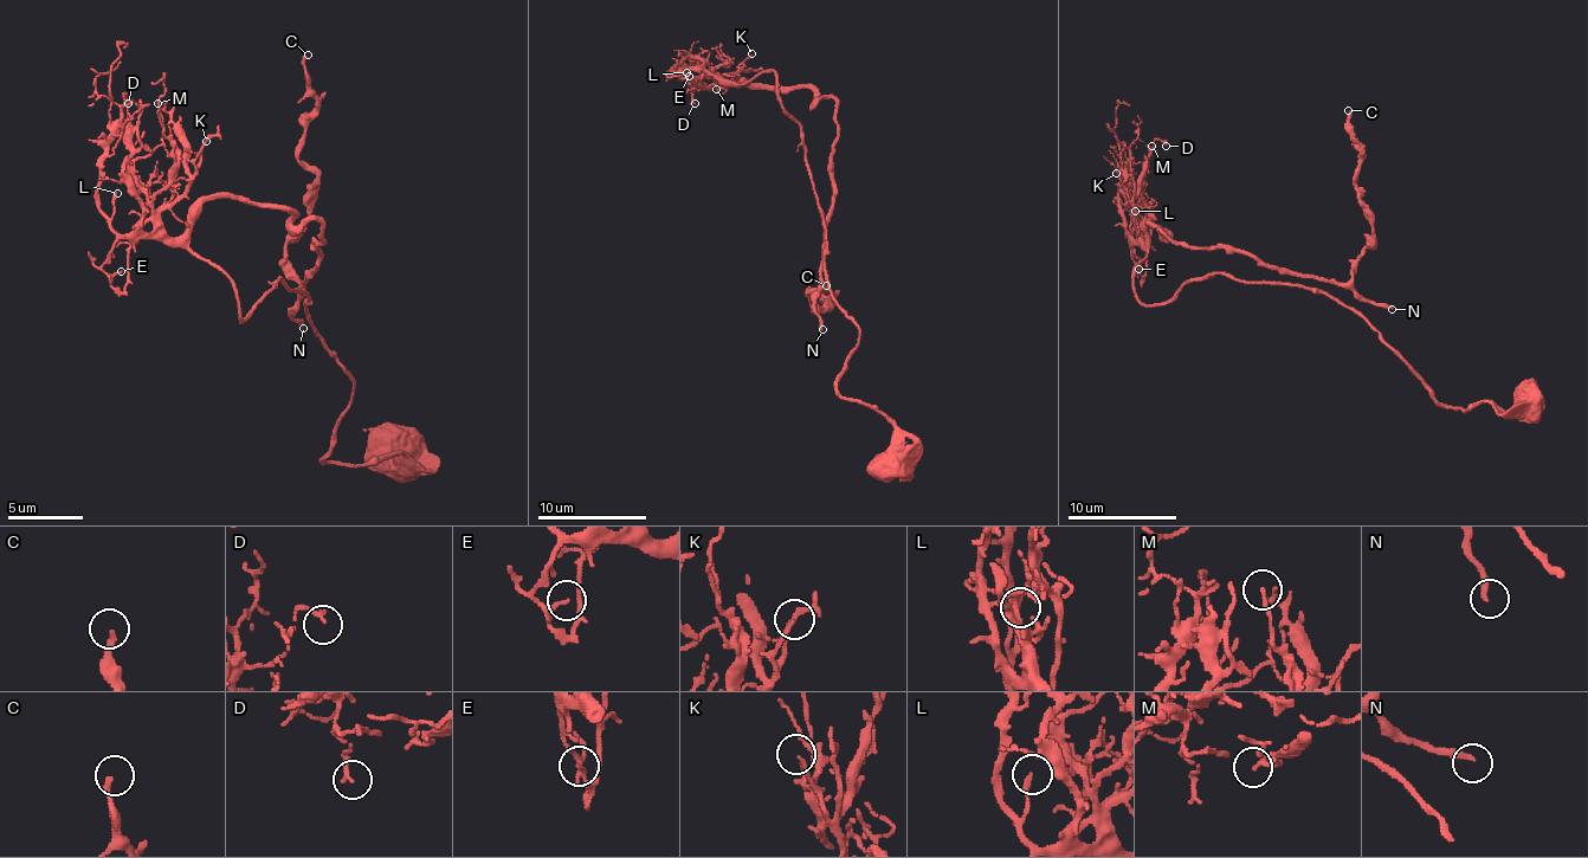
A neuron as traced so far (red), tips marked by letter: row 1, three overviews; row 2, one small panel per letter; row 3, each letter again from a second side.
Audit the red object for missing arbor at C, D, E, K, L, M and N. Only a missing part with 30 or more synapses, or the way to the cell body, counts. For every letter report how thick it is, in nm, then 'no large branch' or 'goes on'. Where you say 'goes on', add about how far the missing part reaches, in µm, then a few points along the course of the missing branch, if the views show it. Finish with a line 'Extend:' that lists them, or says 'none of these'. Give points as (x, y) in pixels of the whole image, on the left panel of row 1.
C: calibre 170 nm; no large branch
D: calibre 150 nm; no large branch
E: calibre 120 nm; no large branch
K: calibre 110 nm; no large branch
L: calibre 190 nm; no large branch
M: calibre 160 nm; no large branch
N: calibre 200 nm; goes on; missing 20 µm; course (303, 328), (263, 354), (244, 349), (237, 331), (237, 301), (251, 283), (251, 260), (214, 223)
Extend: N

